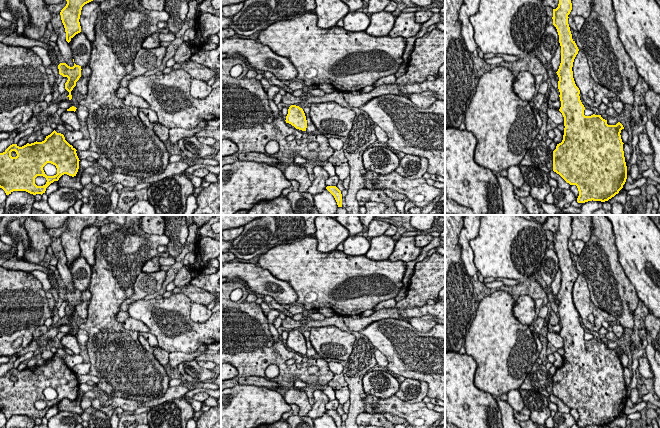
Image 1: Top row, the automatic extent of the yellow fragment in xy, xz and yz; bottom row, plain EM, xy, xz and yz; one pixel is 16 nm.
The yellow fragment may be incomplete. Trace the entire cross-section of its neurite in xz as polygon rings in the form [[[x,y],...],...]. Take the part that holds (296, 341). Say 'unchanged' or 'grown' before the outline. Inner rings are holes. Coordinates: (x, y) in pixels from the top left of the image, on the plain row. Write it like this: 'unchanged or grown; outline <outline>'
unchanged; outline [[[291,329],[288,333],[288,338],[286,340],[286,347],[291,348],[296,353],[306,355],[307,344],[305,337],[302,332],[296,329]]]

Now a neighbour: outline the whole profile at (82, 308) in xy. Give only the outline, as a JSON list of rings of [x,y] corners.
[[[85,289],[81,291],[81,301],[76,306],[76,311],[78,313],[78,316],[82,319],[87,318],[87,312],[88,312],[88,306],[90,304],[91,300],[91,292],[88,289]]]

